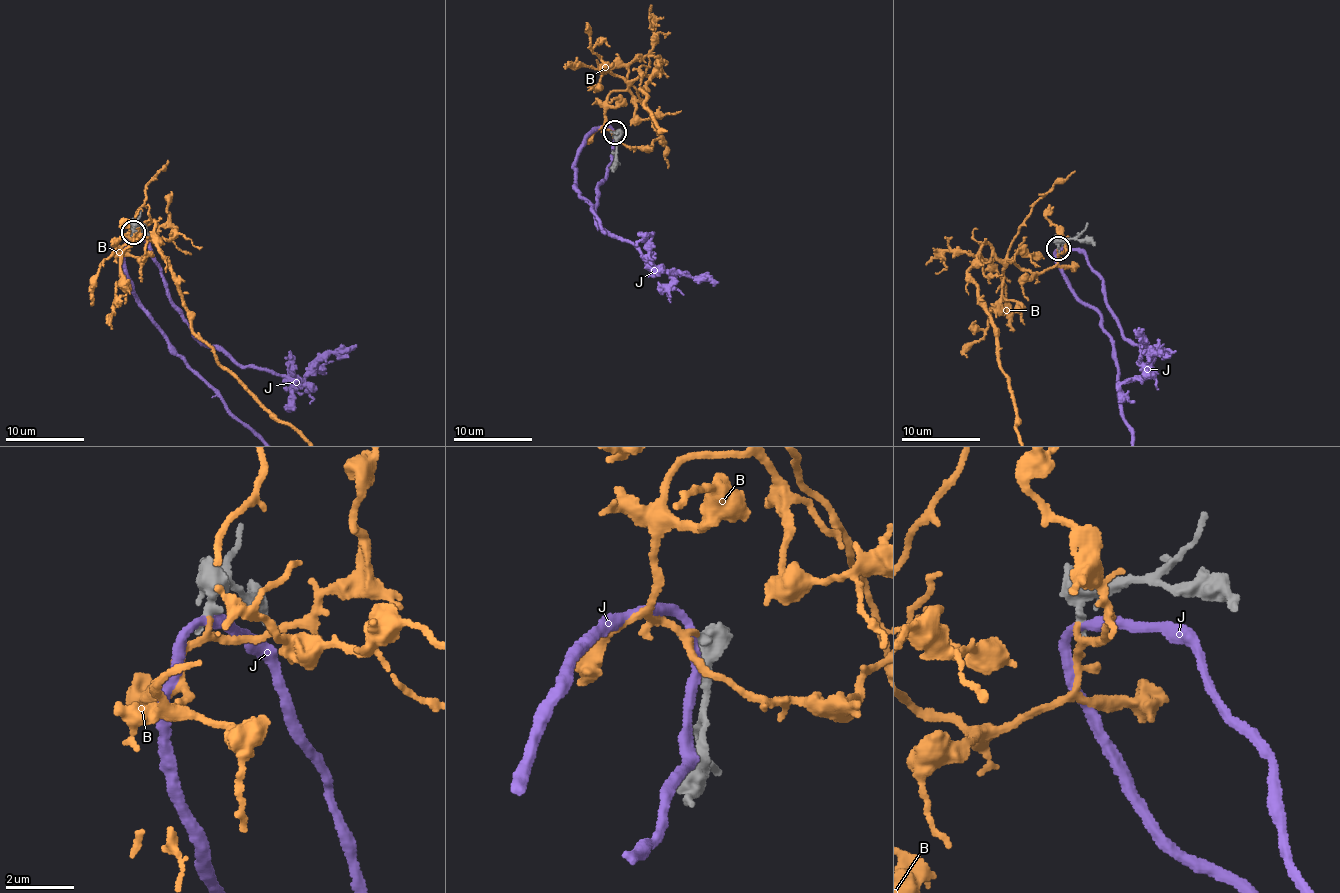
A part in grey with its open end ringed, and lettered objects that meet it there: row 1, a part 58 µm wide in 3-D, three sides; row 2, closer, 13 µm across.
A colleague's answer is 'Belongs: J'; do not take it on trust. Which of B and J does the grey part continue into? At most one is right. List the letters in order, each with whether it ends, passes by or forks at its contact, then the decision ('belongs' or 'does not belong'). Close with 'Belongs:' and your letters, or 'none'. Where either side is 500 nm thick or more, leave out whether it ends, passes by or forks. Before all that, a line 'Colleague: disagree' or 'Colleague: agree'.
Colleague: disagree
B: it passes by; belongs
J: it passes by; does not belong
Belongs: B

